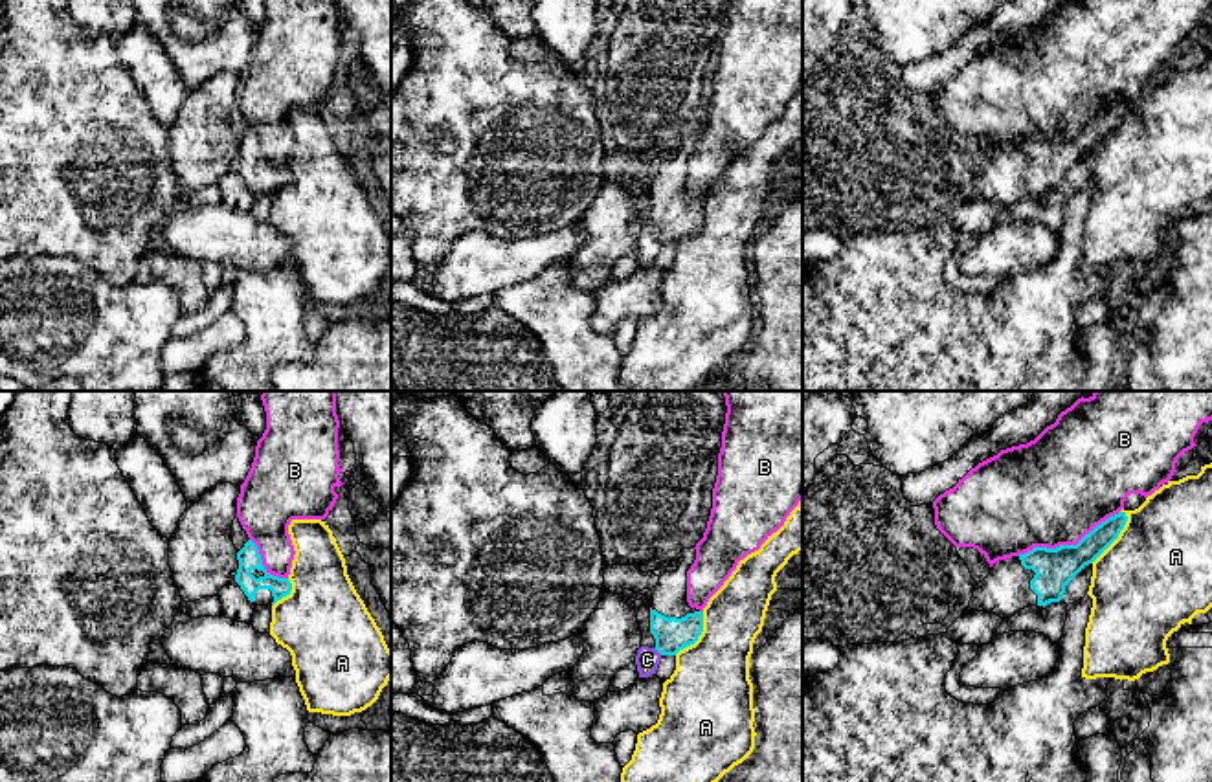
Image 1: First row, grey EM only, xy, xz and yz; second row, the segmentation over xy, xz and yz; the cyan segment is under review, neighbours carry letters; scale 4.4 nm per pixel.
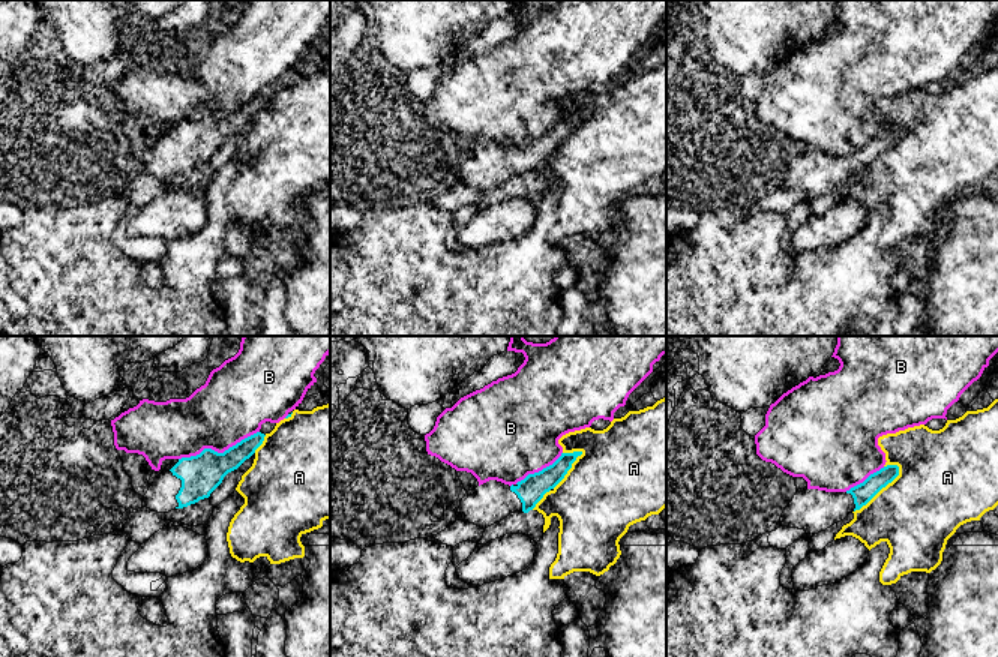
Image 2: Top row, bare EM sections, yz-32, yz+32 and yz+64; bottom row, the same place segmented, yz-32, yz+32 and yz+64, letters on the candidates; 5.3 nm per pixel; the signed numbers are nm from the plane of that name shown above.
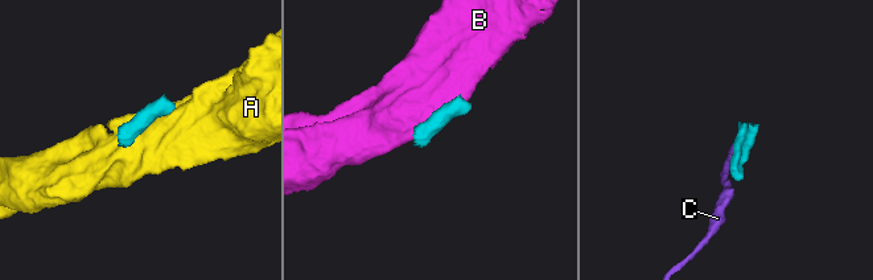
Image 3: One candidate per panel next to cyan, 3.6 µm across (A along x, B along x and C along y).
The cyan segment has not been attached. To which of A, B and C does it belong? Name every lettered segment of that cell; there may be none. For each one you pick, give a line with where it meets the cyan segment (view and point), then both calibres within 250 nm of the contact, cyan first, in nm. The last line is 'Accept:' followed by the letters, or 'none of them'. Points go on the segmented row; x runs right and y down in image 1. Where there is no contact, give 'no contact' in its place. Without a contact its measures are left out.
Accept: none of them

